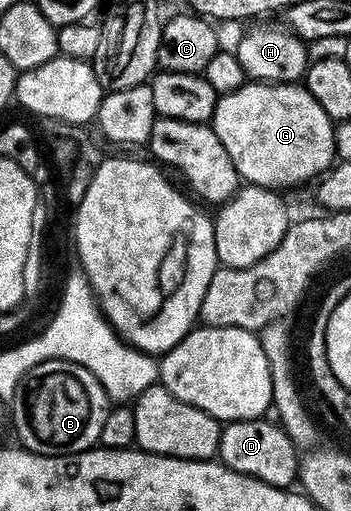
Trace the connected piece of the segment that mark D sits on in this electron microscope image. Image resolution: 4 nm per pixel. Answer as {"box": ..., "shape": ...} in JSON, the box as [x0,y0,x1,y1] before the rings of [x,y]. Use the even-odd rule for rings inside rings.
{"box":[219,417,300,487],"shape":[[[267,417],[247,418],[227,423],[220,431],[219,461],[234,472],[262,480],[271,486],[291,487],[297,481],[300,469],[298,447],[283,426],[275,421],[268,422]]]}

